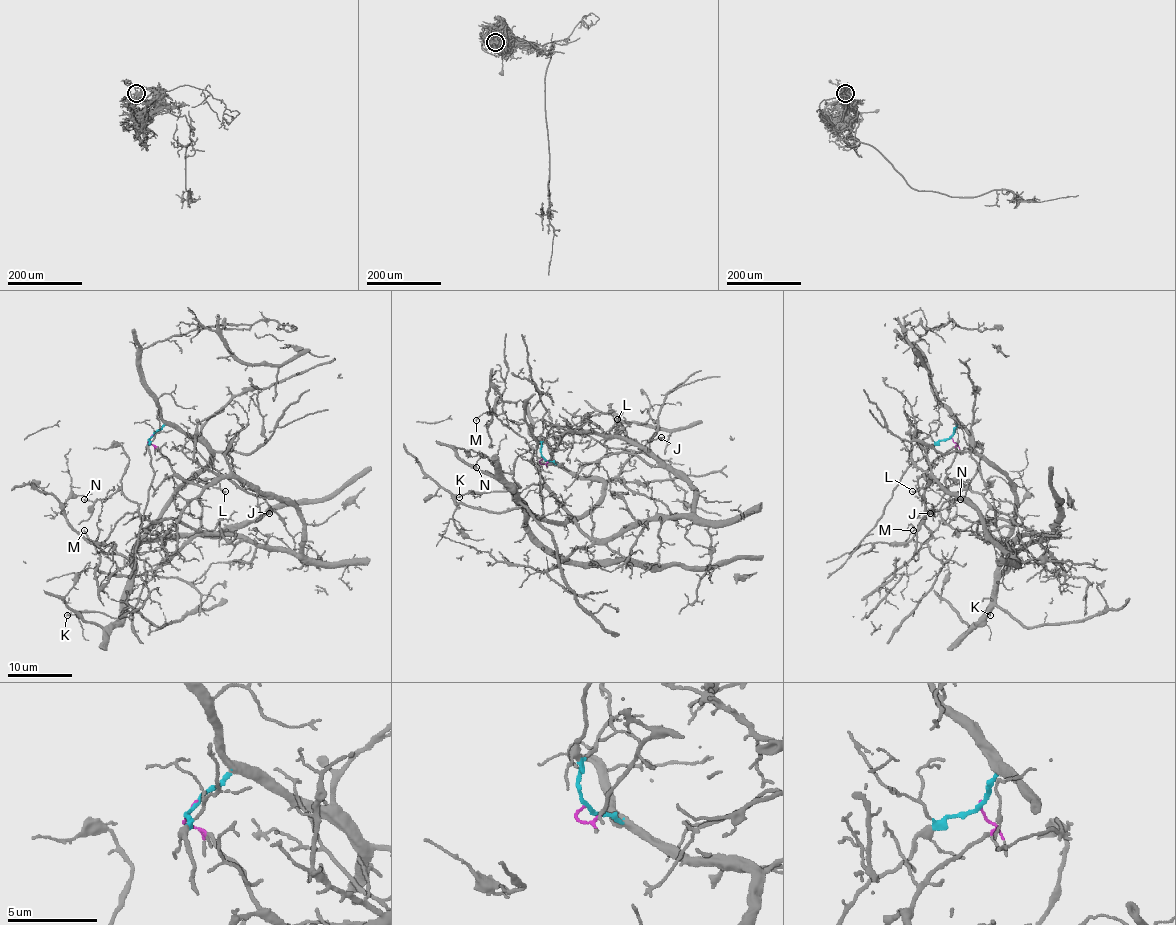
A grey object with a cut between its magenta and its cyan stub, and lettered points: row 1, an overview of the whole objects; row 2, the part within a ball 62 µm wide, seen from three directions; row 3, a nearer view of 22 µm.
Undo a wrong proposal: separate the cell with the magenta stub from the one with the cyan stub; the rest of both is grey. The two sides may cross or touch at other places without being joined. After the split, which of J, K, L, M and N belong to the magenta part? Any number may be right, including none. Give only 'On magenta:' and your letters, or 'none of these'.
On magenta: J, L

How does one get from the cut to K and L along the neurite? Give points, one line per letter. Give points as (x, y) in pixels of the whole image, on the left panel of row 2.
K: (151, 437), (172, 425), (195, 435), (211, 461), (137, 547), (127, 605), (116, 618), (66, 615)
L: (151, 437), (150, 445), (185, 480), (225, 491)

